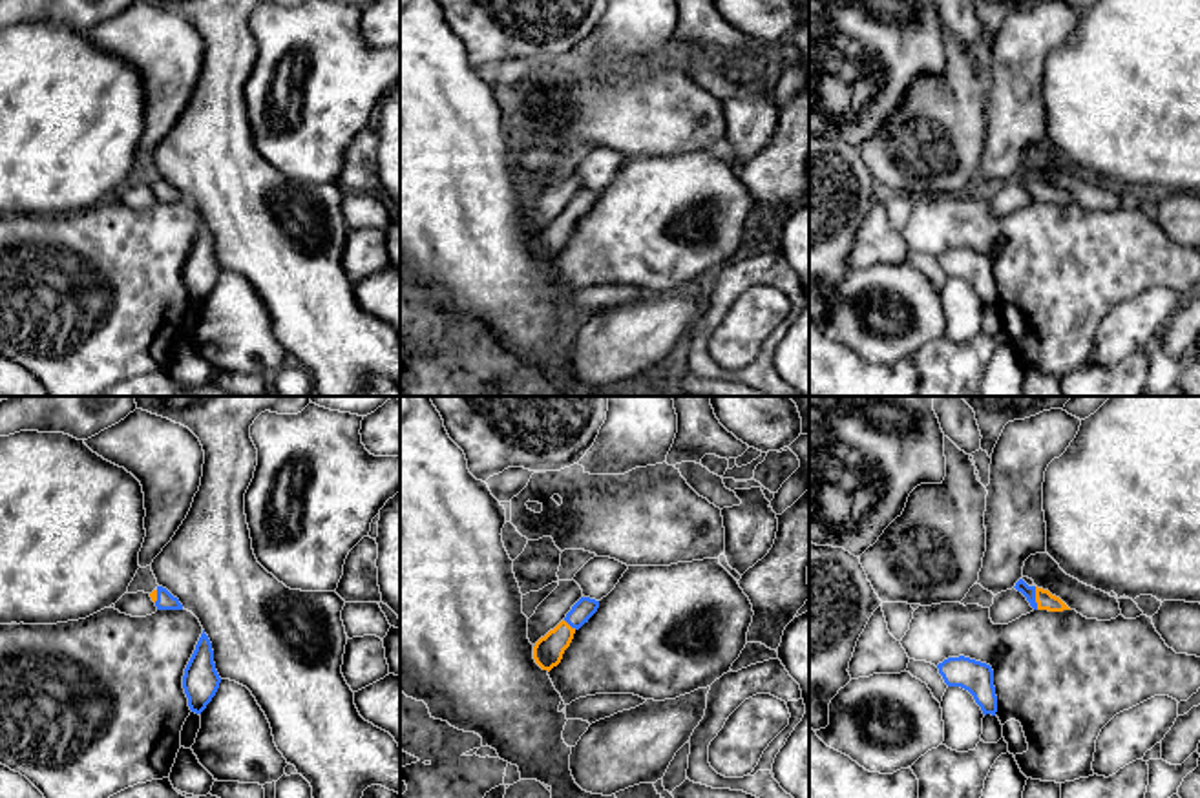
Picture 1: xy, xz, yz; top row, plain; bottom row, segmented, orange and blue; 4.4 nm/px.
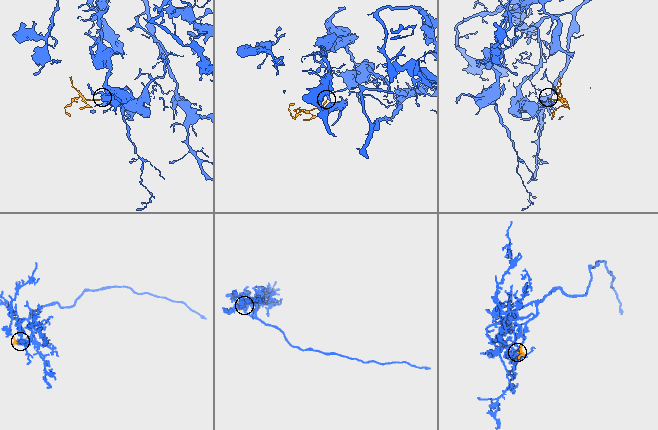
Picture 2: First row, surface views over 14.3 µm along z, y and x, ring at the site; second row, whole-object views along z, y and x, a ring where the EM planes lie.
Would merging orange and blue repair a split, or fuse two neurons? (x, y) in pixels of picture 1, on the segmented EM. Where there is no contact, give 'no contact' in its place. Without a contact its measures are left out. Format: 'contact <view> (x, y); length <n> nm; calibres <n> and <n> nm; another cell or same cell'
contact yz (1036, 598); length 110 nm; calibres 80 and 60 nm; same cell

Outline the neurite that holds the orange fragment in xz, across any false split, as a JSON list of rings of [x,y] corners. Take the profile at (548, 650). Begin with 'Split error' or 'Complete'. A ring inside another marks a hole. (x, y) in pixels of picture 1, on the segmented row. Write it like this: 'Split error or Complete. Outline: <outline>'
Split error. Outline: [[[581,597],[566,617],[541,637],[533,646],[533,659],[542,670],[552,670],[563,659],[564,650],[570,646],[574,634],[588,623],[588,619],[597,612],[599,601],[590,597]]]

